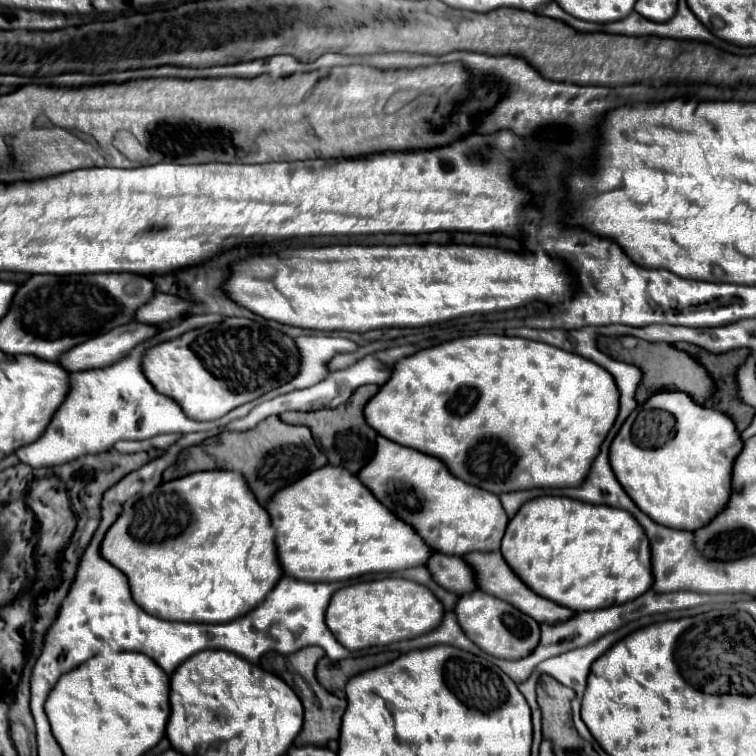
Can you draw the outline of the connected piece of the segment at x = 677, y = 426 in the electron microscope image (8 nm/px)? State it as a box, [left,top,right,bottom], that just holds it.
[610,391,744,531]

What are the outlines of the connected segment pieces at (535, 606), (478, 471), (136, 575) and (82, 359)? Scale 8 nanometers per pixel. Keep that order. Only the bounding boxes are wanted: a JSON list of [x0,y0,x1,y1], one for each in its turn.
[[464,551,576,623],[364,335,618,495],[102,471,284,623],[60,321,158,373]]

